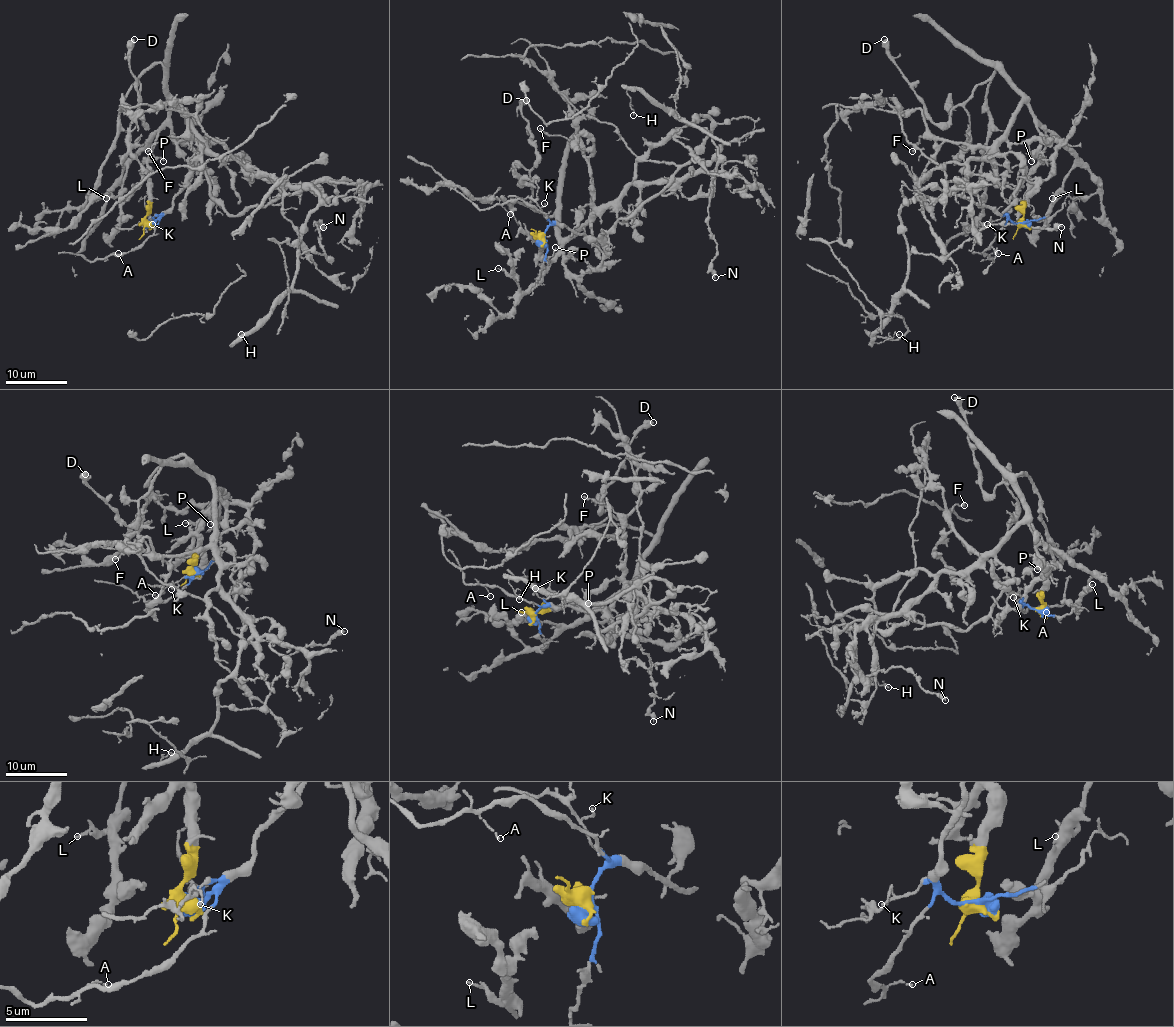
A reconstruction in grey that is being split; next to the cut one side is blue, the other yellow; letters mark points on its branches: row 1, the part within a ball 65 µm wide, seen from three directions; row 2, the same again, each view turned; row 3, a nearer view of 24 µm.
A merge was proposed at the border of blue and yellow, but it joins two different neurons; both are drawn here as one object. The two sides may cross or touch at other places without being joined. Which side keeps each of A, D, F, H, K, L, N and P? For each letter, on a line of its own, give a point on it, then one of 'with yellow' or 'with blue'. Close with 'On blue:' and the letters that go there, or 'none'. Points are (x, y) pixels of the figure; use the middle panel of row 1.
A: (510, 214) | with blue
D: (526, 100) | with yellow
F: (540, 128) | with yellow
H: (633, 115) | with blue
K: (544, 203) | with blue
L: (498, 268) | with yellow
N: (715, 277) | with blue
P: (555, 247) | with yellow
On blue: A, H, K, N

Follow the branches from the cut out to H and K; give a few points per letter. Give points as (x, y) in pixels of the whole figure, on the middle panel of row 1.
H: (542, 239), (555, 224), (598, 238), (630, 218), (711, 121), (690, 124), (628, 89), (633, 115)
K: (542, 239), (549, 221), (542, 215), (544, 203)

